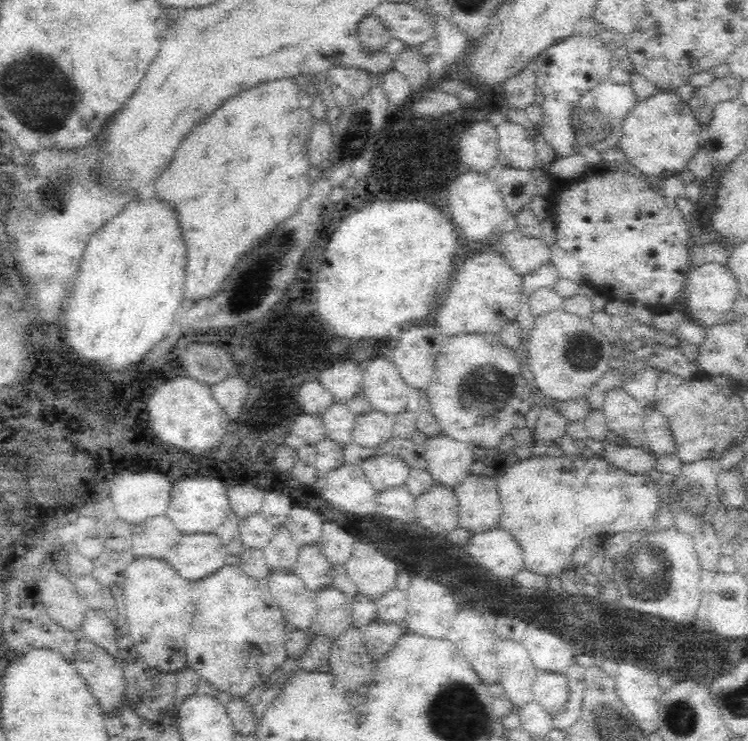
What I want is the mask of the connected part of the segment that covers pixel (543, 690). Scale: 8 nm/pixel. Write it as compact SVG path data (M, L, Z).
M538 672L532 692L533 700L544 708L553 721L563 722L573 713L573 701L569 697L570 691L564 675Z

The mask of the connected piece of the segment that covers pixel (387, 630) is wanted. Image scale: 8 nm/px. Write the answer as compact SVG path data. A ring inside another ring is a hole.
M378 618L369 622L361 630L368 654L380 660L382 654L389 654L394 643L402 634L402 626L396 622L384 622Z

